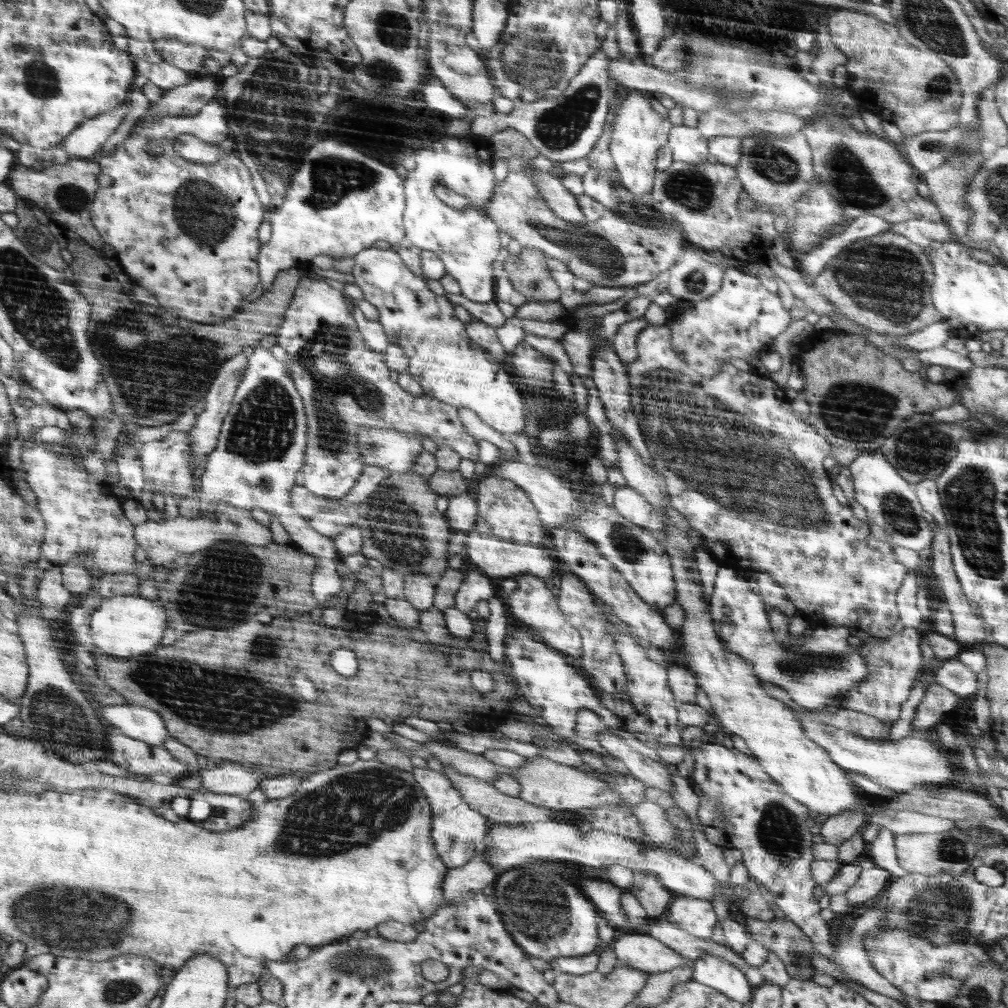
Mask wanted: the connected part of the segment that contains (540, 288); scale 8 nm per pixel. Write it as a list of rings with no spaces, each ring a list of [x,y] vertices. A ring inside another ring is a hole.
[[[522,249],[519,255],[509,255],[507,261],[503,261],[504,271],[511,282],[510,287],[523,294],[528,301],[554,302],[560,298],[560,287],[550,276],[550,270],[546,266],[546,255],[538,249]]]

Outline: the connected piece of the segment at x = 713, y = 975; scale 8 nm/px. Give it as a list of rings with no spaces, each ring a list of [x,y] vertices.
[[[704,956],[695,961],[693,978],[700,984],[715,988],[741,1003],[750,1002],[754,987],[739,968],[734,968],[716,956]]]

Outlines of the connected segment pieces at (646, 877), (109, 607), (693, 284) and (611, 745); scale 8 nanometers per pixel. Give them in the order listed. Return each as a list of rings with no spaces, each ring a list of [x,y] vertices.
[[[645,870],[635,872],[630,892],[650,917],[662,914],[670,899],[676,896],[659,881],[657,874]]]
[[[139,594],[102,598],[102,604],[91,616],[89,632],[96,650],[118,659],[132,659],[156,651],[169,620],[159,599],[149,600]]]
[[[685,243],[682,254],[676,266],[670,268],[670,272],[666,272],[663,280],[667,283],[667,291],[675,296],[680,303],[696,303],[702,299],[706,300],[708,296],[715,294],[722,284],[725,266],[710,264],[706,260],[702,260],[700,255],[694,253],[694,246]]]
[[[611,731],[599,732],[599,737],[602,748],[615,757],[617,764],[626,772],[650,787],[658,787],[667,793],[672,790],[670,781],[672,774],[659,762],[635,752]]]

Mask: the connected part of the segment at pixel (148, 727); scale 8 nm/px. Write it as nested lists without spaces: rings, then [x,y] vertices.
[[[125,703],[124,705],[97,708],[97,711],[103,722],[108,725],[112,724],[126,736],[133,737],[134,740],[140,740],[145,744],[162,747],[169,736],[164,718],[154,710]]]

